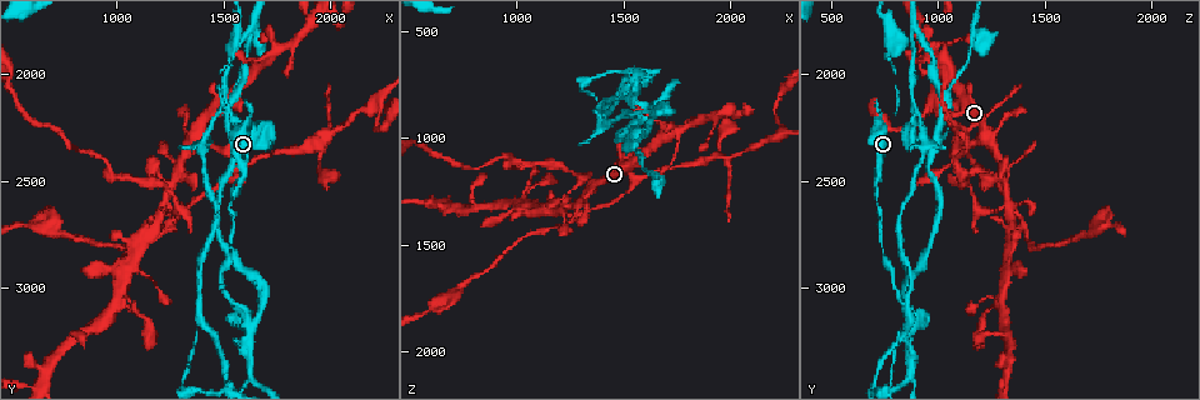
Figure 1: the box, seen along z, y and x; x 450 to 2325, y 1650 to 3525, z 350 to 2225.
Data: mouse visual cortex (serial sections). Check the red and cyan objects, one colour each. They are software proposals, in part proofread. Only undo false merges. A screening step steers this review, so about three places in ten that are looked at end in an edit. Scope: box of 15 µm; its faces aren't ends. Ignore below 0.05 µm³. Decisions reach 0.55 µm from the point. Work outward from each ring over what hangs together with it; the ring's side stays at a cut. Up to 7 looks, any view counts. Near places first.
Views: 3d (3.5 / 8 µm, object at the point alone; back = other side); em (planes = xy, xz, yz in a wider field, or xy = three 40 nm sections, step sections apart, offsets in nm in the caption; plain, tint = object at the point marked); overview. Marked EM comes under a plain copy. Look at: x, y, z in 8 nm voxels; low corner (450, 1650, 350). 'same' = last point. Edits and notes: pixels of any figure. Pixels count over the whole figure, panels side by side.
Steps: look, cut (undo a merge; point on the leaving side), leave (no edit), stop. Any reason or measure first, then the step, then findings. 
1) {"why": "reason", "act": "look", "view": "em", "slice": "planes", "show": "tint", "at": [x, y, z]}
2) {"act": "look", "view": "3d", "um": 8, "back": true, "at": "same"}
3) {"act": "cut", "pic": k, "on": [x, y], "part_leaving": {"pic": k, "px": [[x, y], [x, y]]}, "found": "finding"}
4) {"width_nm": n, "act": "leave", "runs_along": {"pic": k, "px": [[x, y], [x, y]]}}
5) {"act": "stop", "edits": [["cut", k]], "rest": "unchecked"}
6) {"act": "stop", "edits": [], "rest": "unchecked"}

{"why": "abrupt turn", "act": "look", "view": "3d", "um": 3.5, "at": [1330, 2270, 1270]}

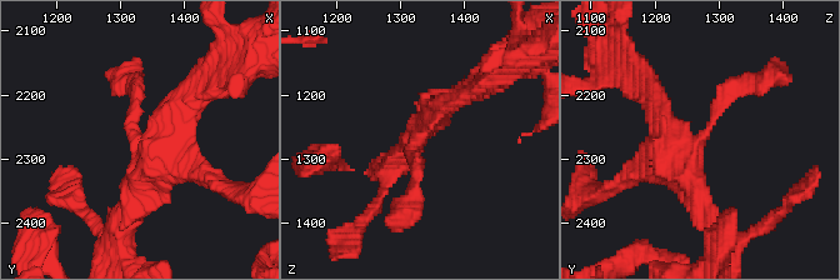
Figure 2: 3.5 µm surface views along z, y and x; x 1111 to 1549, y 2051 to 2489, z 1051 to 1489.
{"arms": 3, "arm_widths_nm": [150, 250, 250], "why": "need the tissue", "act": "look", "view": "em", "slice": "xy", "step": 2, "show": "tint", "at": [1335, 2285, 1265]}

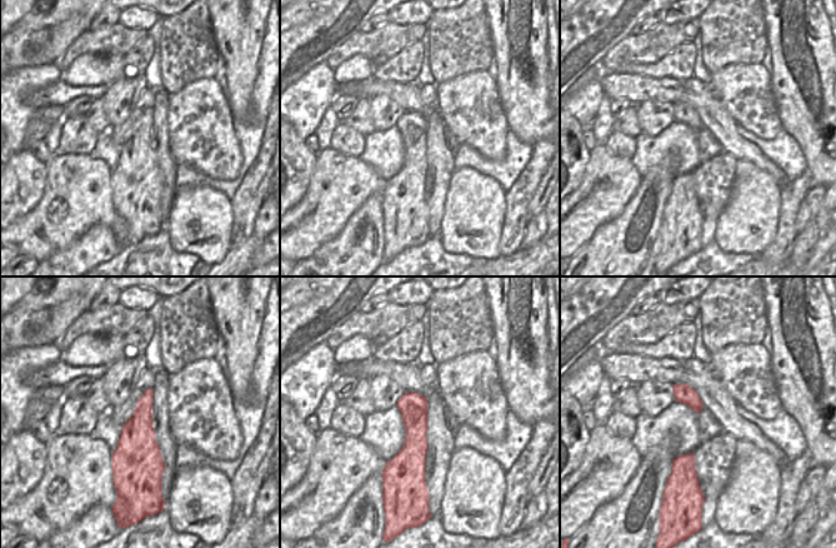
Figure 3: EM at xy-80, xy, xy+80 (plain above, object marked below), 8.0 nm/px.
{"act": "leave", "runs_along": {"pic": 2, "px": [[461, 96], [411, 144], [415, 183]]}, "found": "one cell here"}

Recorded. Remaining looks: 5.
{"why": "branch point", "act": "look", "view": "3d", "um": 3.5, "back": true, "at": [1000, 3020, 1300]}

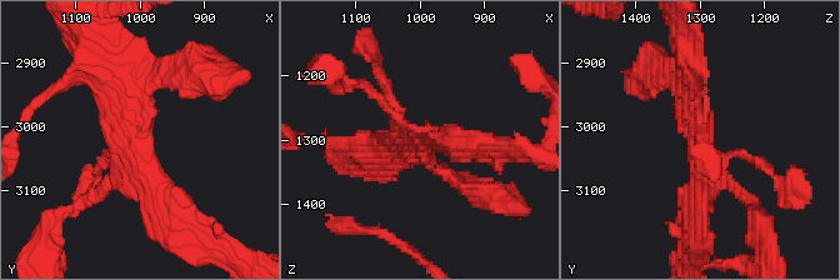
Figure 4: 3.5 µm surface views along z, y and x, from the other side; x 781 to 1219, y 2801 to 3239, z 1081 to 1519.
{"why": "now the EM", "act": "look", "view": "em", "slice": "xy", "step": 5, "show": "tint", "at": [1005, 3035, 1305]}

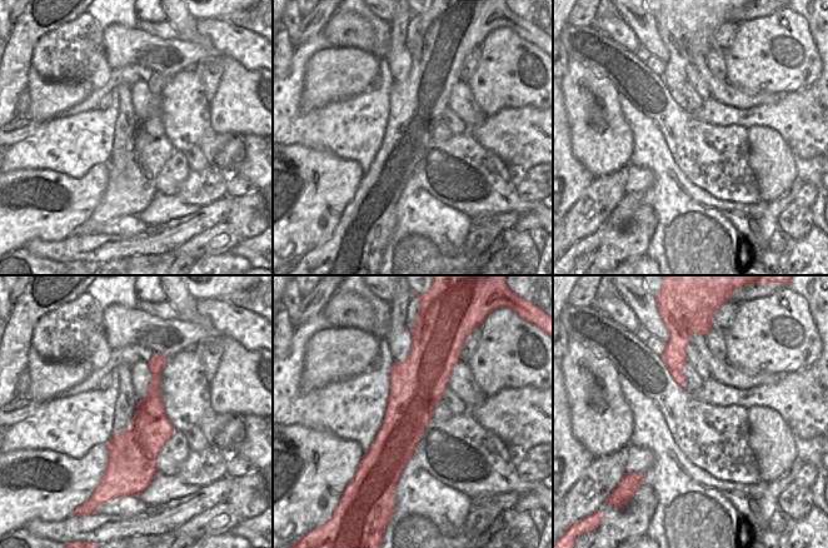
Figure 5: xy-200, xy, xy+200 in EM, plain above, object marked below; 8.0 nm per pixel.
{"act": "leave", "runs_along": {"pic": 4, "px": [[118, 71], [121, 121], [179, 221]]}, "found": "continuous, no second cell"}

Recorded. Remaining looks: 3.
{"why": "three arms meet", "act": "look", "view": "3d", "um": 3.5, "at": [810, 3210, 1330]}

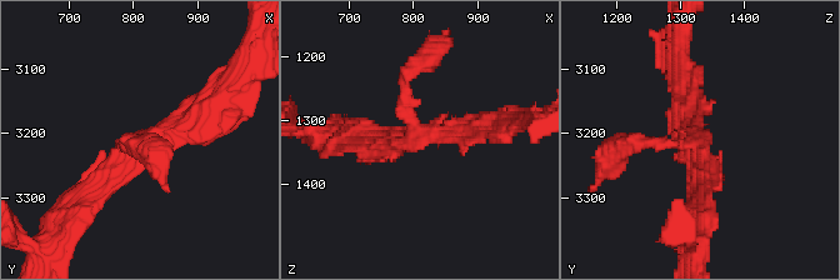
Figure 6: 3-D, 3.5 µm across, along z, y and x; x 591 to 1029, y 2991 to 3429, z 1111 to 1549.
{"act": "leave", "runs_along": {"pic": 6, "px": [[214, 106], [141, 141], [88, 203]]}, "found": "continuous, no second cell"}

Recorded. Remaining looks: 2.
{"act": "stop", "edits": [], "rest": "unchecked"}

